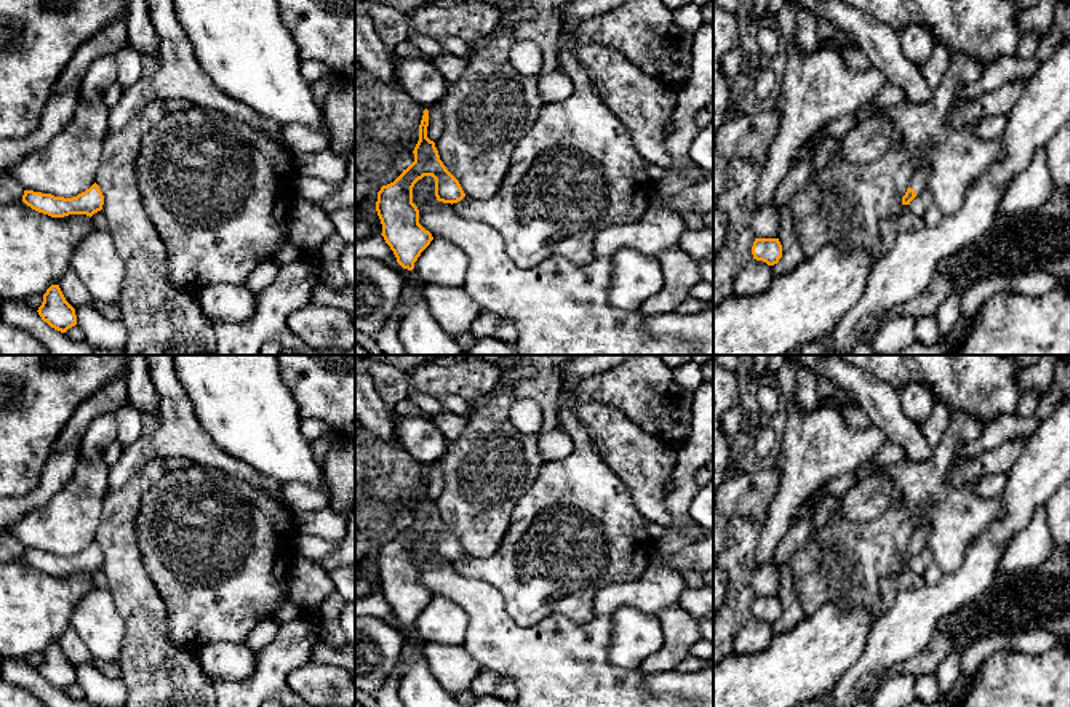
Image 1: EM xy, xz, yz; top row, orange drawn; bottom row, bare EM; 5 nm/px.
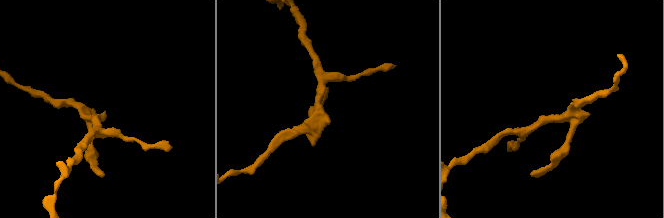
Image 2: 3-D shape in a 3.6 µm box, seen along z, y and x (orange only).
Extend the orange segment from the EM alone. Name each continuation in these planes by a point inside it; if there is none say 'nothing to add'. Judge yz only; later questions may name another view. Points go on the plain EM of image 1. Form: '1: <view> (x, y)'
1: yz (918, 539)

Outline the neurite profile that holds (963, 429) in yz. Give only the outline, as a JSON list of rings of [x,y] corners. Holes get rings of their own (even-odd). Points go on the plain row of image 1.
[[[961,411],[950,421],[931,462],[878,465],[872,457],[856,469],[859,481],[872,475],[892,480],[896,499],[918,512],[916,529],[928,529],[924,549],[944,574],[963,565],[968,547],[1003,513],[1000,496],[982,499],[972,489],[947,480],[953,454],[977,440],[984,427],[982,421]]]

